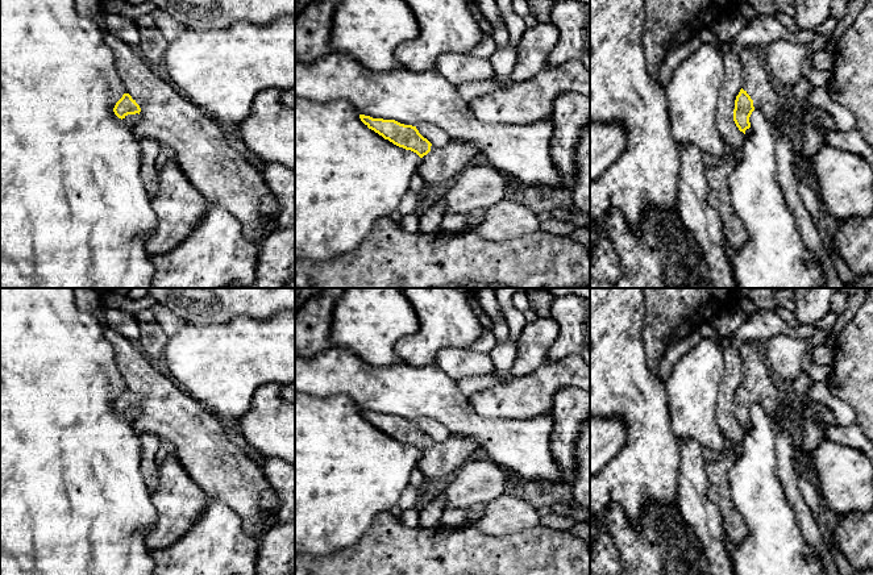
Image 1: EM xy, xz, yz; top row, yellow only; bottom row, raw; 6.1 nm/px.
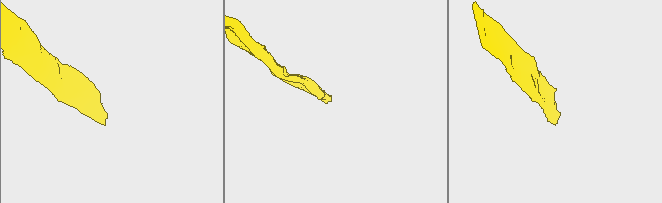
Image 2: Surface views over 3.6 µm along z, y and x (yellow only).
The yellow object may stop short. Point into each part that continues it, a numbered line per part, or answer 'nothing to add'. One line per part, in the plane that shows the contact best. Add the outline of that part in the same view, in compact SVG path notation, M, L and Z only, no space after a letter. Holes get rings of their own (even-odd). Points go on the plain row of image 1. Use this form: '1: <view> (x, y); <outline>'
1: xy (220, 469); M108 328L105 336L115 349L116 363L125 388L129 388L141 403L141 412L133 424L134 432L170 441L186 472L208 496L219 497L234 509L241 516L246 532L265 533L278 522L280 500L267 483L262 467L233 443L223 422L186 393L170 376L158 372L136 343Z

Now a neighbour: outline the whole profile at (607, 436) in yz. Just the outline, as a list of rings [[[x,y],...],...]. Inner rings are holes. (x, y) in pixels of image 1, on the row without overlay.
[[[590,414],[590,478],[599,474],[627,442],[627,425],[618,417]]]

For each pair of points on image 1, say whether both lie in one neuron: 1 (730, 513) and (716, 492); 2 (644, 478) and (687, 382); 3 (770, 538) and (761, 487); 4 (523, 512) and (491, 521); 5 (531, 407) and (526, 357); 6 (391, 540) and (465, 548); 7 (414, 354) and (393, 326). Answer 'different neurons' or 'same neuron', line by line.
1: same neuron
2: different neurons
3: same neuron
4: same neuron
5: different neurons
6: same neuron
7: different neurons

